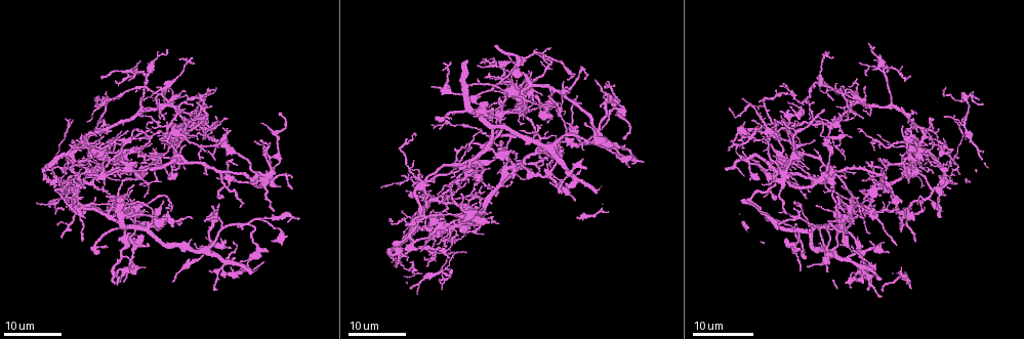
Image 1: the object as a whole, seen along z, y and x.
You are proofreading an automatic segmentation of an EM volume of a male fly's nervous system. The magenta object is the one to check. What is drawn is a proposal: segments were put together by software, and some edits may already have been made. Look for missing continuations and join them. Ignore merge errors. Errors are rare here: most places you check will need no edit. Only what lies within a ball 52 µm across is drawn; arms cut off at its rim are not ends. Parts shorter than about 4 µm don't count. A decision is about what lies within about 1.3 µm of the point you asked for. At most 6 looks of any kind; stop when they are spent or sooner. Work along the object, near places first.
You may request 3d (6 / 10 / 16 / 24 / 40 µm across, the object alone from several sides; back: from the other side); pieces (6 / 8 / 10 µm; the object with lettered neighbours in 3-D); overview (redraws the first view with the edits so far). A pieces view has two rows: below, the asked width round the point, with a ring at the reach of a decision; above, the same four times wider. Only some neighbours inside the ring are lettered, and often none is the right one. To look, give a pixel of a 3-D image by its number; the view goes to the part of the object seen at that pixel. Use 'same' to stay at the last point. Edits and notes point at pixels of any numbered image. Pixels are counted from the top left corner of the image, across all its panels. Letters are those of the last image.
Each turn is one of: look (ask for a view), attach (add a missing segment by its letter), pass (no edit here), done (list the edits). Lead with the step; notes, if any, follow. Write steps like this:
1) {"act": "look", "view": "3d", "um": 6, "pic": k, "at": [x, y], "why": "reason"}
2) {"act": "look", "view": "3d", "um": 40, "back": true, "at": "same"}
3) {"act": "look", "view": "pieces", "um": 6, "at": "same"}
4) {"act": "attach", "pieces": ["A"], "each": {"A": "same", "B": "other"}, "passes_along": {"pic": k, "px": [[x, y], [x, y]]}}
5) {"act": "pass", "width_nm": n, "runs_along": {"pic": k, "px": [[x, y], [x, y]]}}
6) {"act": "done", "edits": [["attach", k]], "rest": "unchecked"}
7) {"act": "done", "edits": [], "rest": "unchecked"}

{"act": "look", "view": "3d", "um": 24, "pic": 1, "at": [914, 114], "why": "free end"}

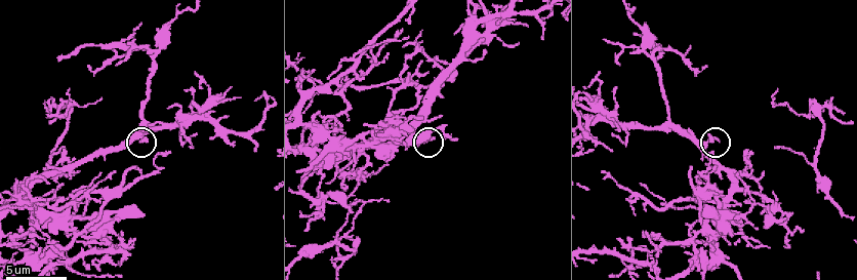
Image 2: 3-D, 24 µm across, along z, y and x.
{"act": "look", "view": "pieces", "um": 10, "pic": 2, "at": [144, 138]}

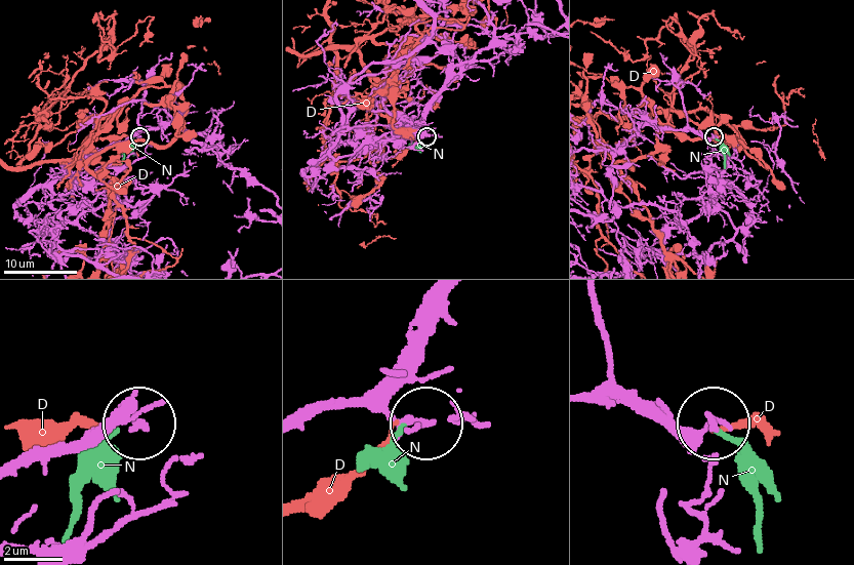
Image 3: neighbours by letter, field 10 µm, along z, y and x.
{"act": "pass", "each": {"D": "other", "N": "other"}, "runs_along": {"pic": 3, "px": [[300, 422], [344, 403], [374, 403], [403, 422], [423, 425]]}, "found": "none of them fits"}

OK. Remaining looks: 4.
{"act": "look", "view": "pieces", "um": 10, "pic": 2, "at": [60, 55], "why": "free end"}

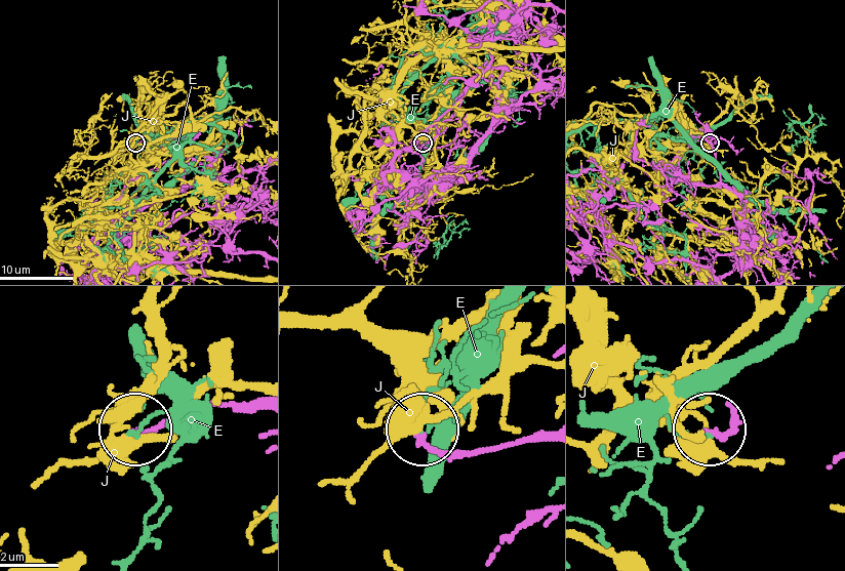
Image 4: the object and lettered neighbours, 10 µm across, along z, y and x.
{"act": "pass", "each": {"E": "other", "J": "other"}, "runs_along": {"pic": 4, "px": [[548, 438], [451, 453], [423, 434]]}, "found": "no lettered segment goes on from it"}

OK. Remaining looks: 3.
{"act": "look", "view": "3d", "um": 6, "pic": 2, "at": [619, 238], "why": "branch stops here"}

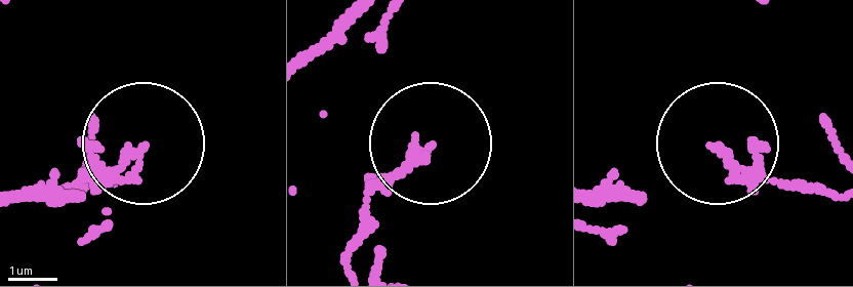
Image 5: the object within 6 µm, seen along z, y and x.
{"act": "look", "view": "pieces", "um": 6, "pic": 5, "at": [132, 149]}

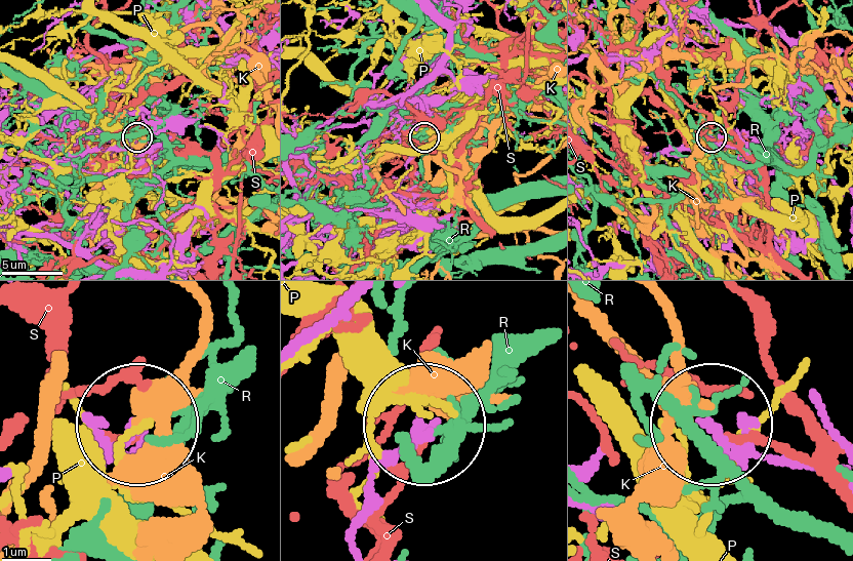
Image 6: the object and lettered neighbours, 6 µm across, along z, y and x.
{"act": "pass", "width_nm": 190, "each": {"K": "other", "P": "other", "R": "other", "S": "other"}, "found": "none of them fits"}

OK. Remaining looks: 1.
{"act": "done", "edits": [], "rest": "unchecked"}

